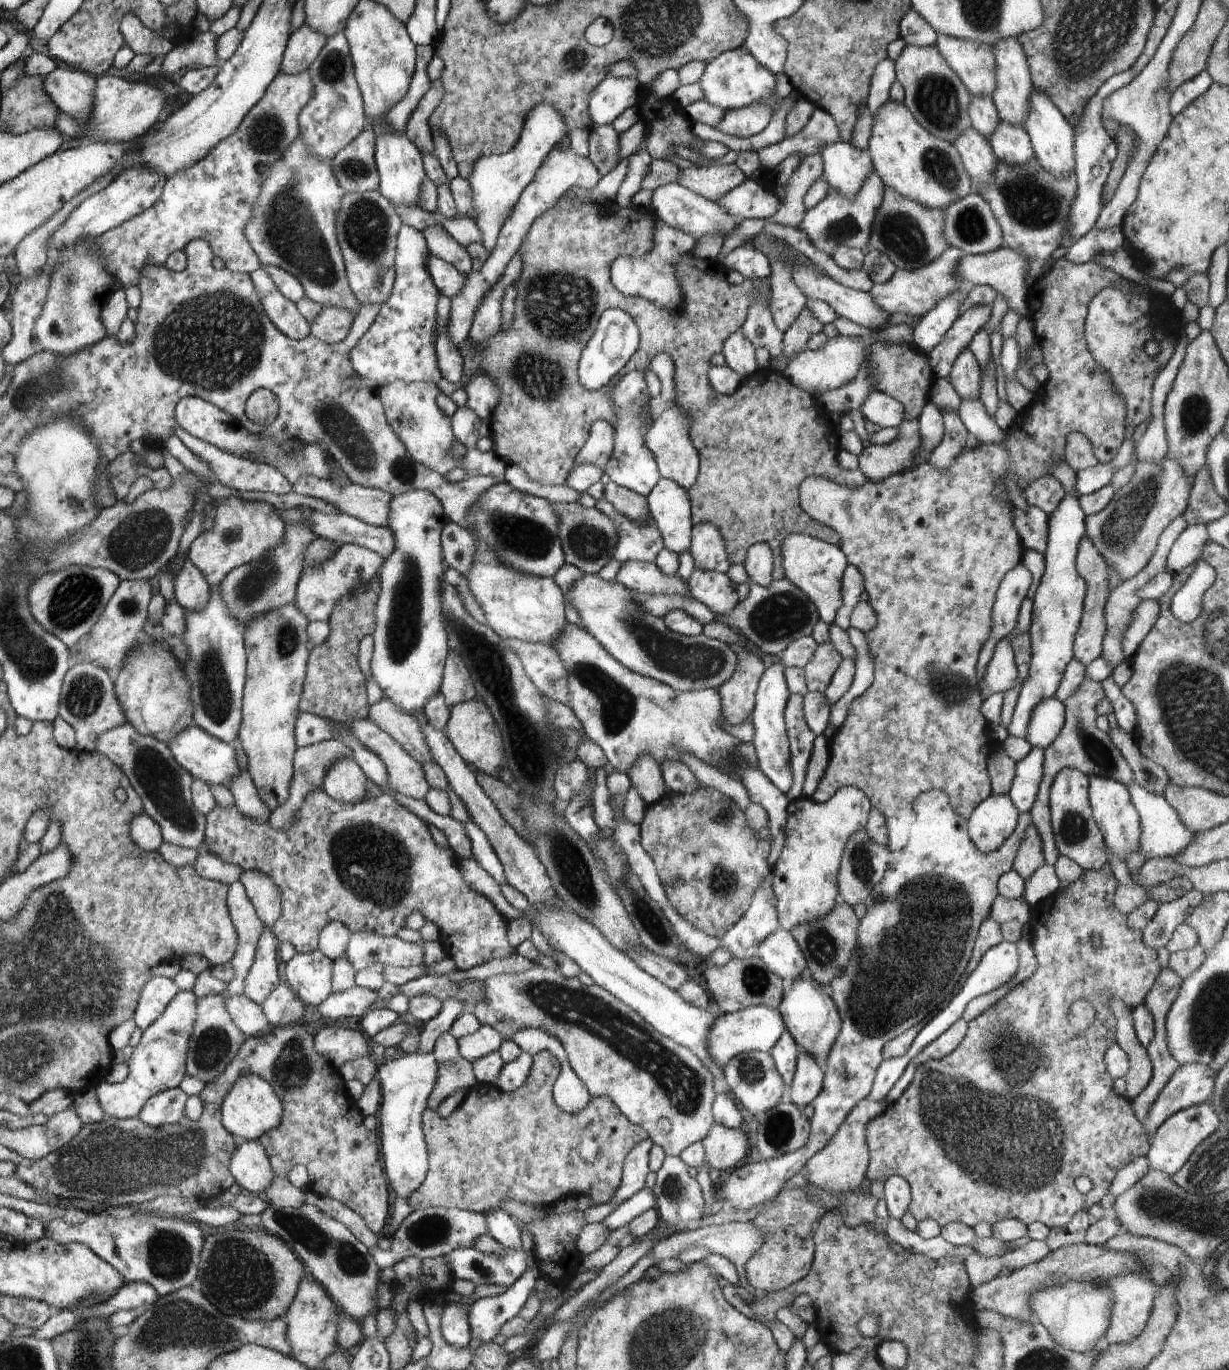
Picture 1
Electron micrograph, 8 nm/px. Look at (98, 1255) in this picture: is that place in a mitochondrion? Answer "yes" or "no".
no

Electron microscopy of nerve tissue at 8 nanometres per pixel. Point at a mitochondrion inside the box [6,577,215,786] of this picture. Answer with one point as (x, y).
(84, 697)

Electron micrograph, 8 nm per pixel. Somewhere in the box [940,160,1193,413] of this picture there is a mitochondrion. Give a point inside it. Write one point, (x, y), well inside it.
(1033, 202)

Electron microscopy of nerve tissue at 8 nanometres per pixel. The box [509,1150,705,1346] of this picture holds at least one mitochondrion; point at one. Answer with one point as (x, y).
(674, 1189)

